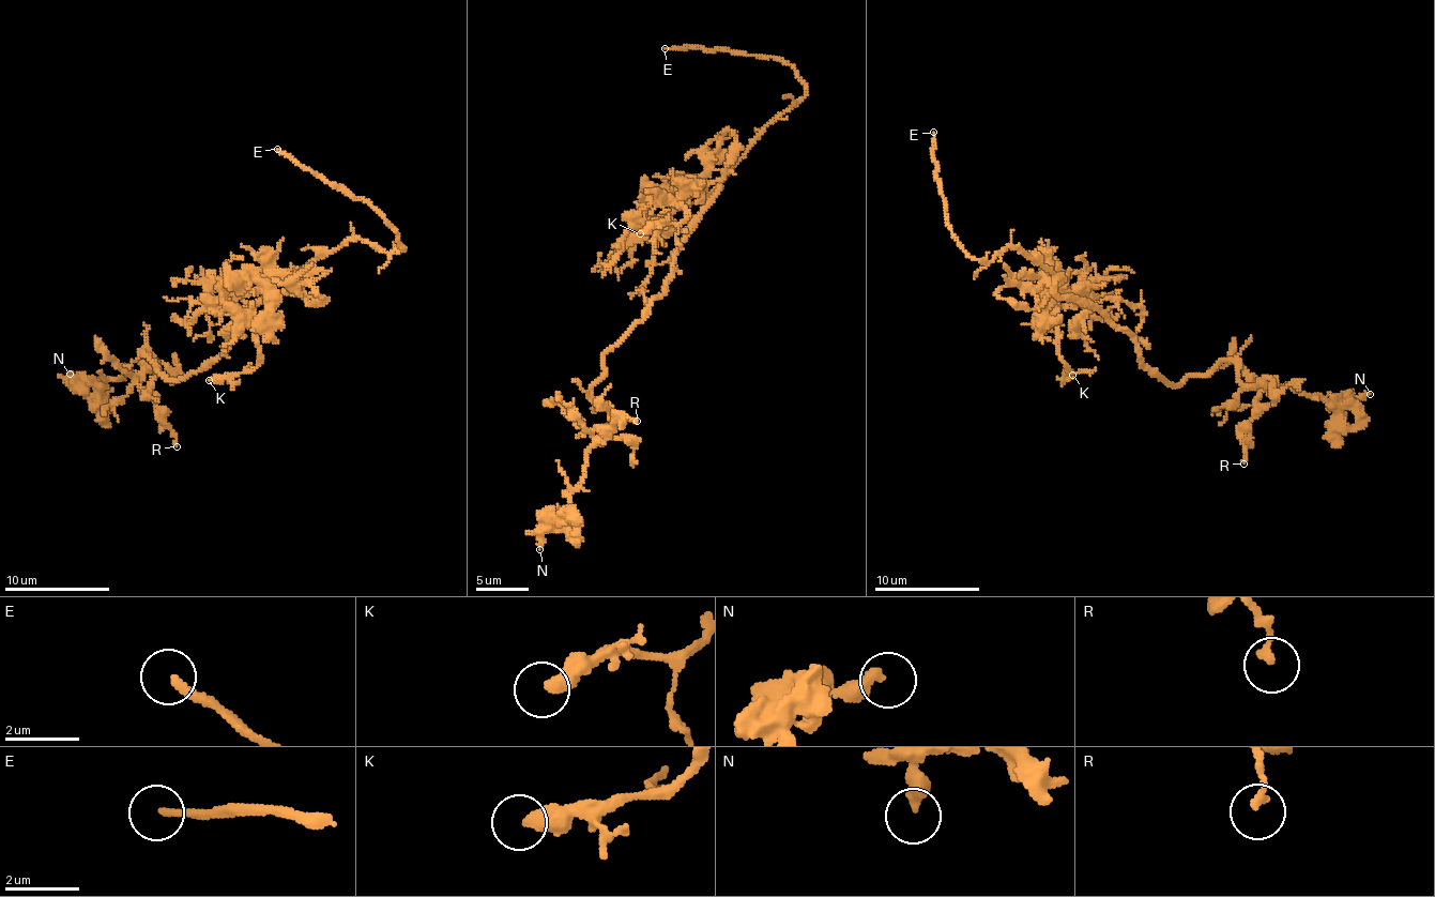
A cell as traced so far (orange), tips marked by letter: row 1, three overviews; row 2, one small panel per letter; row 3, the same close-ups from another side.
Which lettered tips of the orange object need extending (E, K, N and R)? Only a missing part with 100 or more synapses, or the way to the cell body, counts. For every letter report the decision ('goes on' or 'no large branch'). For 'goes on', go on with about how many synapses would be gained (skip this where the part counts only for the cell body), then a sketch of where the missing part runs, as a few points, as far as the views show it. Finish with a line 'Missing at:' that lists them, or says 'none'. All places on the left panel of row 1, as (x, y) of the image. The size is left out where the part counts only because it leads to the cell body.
E: goes on
K: no large branch
N: no large branch
R: no large branch
Missing at: E

